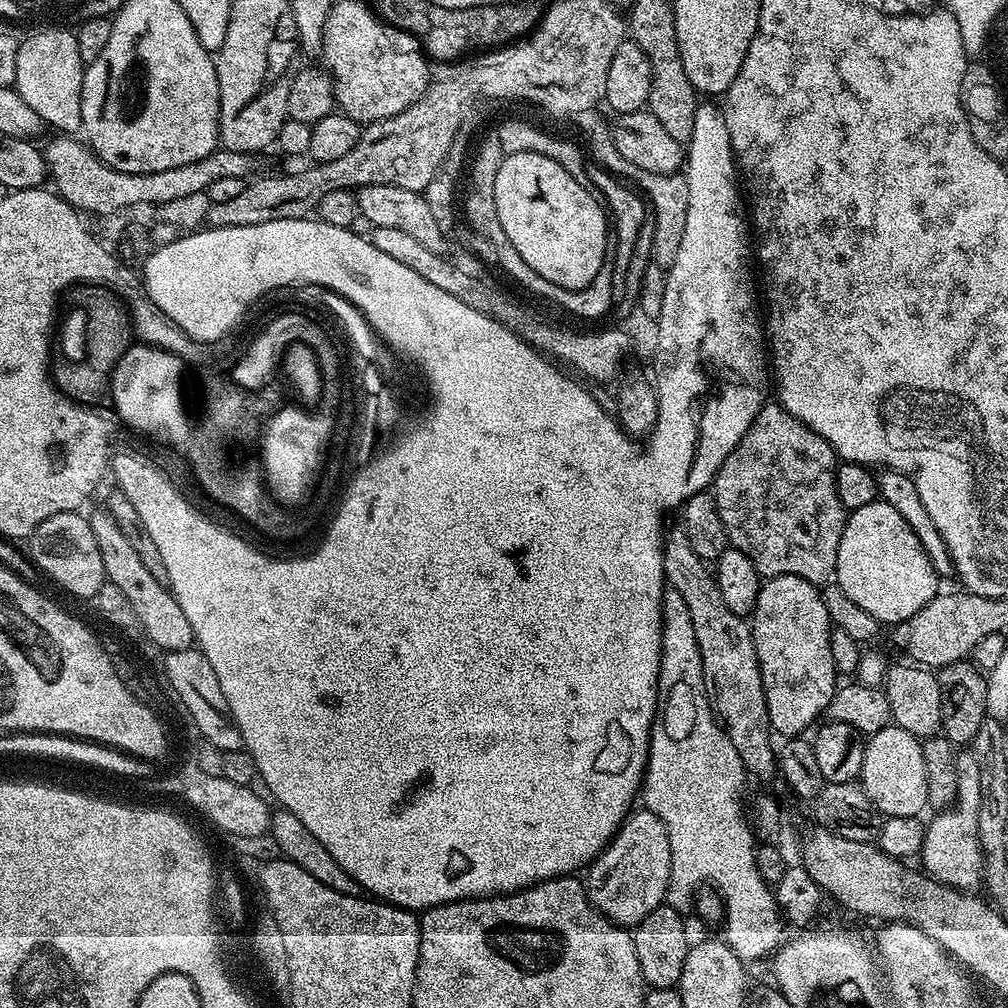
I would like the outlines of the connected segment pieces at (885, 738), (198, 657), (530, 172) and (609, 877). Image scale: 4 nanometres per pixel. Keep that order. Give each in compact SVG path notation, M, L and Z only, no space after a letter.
M889 726L871 733L867 737L862 758L862 770L858 777L859 783L866 790L870 802L885 817L889 816L920 816L923 808L929 807L928 791L926 790L926 762L922 758L921 741L906 730L897 726Z
M193 646L186 650L174 650L165 652L162 656L164 659L164 676L168 679L168 684L172 687L174 695L180 699L179 706L183 711L195 719L195 726L200 731L200 739L205 744L212 744L218 751L239 752L244 748L244 739L234 722L234 714L230 714L230 702L226 702L226 694L222 694L222 686L218 683L218 674L214 674L214 666L210 666L210 658L200 651L199 647Z
M538 153L505 155L502 166L498 166L498 178L494 178L494 203L498 205L498 222L502 222L506 238L510 238L510 246L514 246L514 250L522 254L522 262L526 262L534 274L542 274L546 282L580 287L588 284L600 269L598 258L610 238L609 217L602 211L601 201L581 181L570 178L558 161Z
M648 809L633 811L620 825L619 831L609 841L608 847L589 865L587 872L588 880L585 879L584 885L592 905L608 920L612 920L620 927L635 927L642 918L650 914L651 910L663 905L665 901L663 898L670 890L672 865L670 864L670 840L669 835L666 834L665 823Z

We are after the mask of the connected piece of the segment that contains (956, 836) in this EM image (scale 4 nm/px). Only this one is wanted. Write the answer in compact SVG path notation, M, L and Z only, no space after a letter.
M960 750L956 753L956 773L958 790L956 800L951 806L937 811L936 817L927 821L924 830L924 845L918 857L923 871L933 880L940 881L950 888L976 890L984 879L984 850L979 844L978 812L982 802L981 774L977 759L971 750Z

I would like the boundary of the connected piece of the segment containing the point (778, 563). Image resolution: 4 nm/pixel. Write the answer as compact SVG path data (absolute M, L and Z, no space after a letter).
M778 402L765 403L758 410L750 430L746 430L740 444L734 446L726 462L722 462L710 485L712 497L718 502L718 514L722 514L729 545L754 562L761 578L797 576L824 586L835 577L838 542L842 542L846 519L846 510L836 489L837 463L837 454L826 438L811 432Z

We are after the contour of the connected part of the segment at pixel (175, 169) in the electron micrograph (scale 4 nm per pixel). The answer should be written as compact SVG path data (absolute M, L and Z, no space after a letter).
M56 134L53 137L42 148L47 175L61 198L84 214L97 212L100 216L108 216L119 208L136 208L139 204L159 206L199 191L207 192L210 182L218 182L221 178L248 178L261 171L259 155L226 150L220 146L216 151L206 154L206 158L198 158L198 162L186 162L186 166L170 166L170 170L130 174L114 170L101 162L95 152L86 146L85 141L75 135Z

